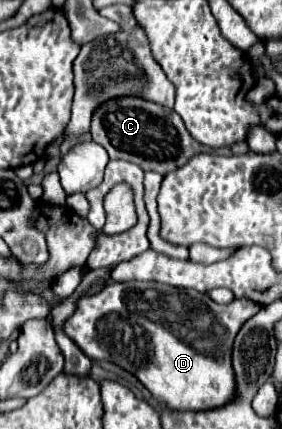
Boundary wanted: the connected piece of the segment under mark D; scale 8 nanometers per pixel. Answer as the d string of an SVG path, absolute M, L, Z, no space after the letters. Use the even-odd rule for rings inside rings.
M152 281L108 283L100 293L76 301L74 313L64 321L62 331L82 349L92 361L112 361L132 373L158 401L170 411L208 411L236 399L236 377L232 371L232 341L242 323L260 311L260 305L250 299L234 299L228 305L214 303L206 293L178 289ZM164 321L188 321L188 339L178 337L174 325Z

